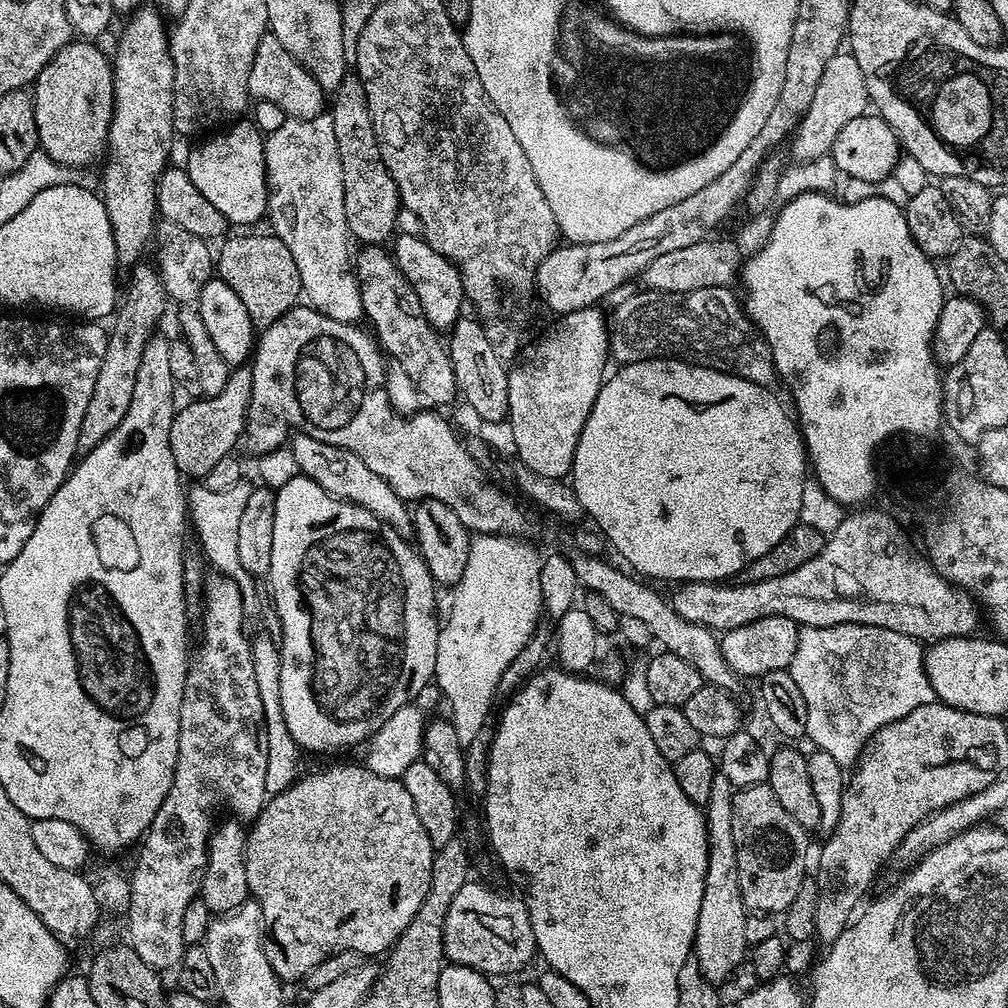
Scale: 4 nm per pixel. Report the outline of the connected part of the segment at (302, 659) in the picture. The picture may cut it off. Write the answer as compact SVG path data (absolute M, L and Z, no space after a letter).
M297 474L290 478L286 486L275 489L275 501L273 550L266 580L272 583L272 600L276 603L276 616L280 619L278 645L281 658L281 708L286 729L305 753L336 752L339 748L363 745L384 725L386 718L392 717L397 710L402 710L402 706L413 703L417 699L415 696L427 684L433 683L441 629L438 620L436 624L437 585L419 551L405 537L383 524L374 514L370 514L370 510L326 494L326 490L322 490L322 486L318 486L318 482L310 477Z

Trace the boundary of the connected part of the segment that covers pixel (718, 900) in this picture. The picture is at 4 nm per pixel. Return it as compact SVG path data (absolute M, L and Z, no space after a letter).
M717 774L704 812L708 831L706 854L706 886L702 890L702 910L698 910L698 926L694 959L710 983L720 986L731 981L732 972L745 963L750 946L746 942L746 918L750 914L742 902L742 886L738 886L738 850L734 846L734 789L725 776Z

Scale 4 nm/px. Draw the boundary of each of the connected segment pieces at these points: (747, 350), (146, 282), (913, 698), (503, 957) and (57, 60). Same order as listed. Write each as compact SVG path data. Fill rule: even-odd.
M731 287L689 292L639 291L626 297L610 316L608 350L617 365L649 358L683 358L703 368L730 372L755 384L772 386L777 383L768 343L758 334L756 325Z
M141 262L131 269L132 277L128 280L128 290L123 291L122 299L114 313L114 319L108 332L106 354L102 358L102 370L98 370L98 378L94 381L94 394L90 394L90 402L86 406L86 415L82 418L82 426L78 434L78 449L87 453L116 429L118 422L126 418L126 410L130 410L130 398L134 398L134 382L138 378L138 366L142 366L142 350L146 350L146 342L153 336L156 323L164 316L164 307L170 304L170 297L164 290L164 280L159 271L147 262Z
M843 624L842 626L830 626L829 628L800 628L800 636L796 639L796 649L794 658L790 665L790 671L794 682L798 682L798 690L802 690L802 698L806 698L806 736L812 739L817 749L834 758L841 766L855 765L860 759L860 753L863 752L865 744L871 740L874 733L879 728L910 714L923 704L931 704L936 700L934 690L928 681L928 675L924 673L924 652L917 641L911 640L906 634L898 634L894 630L882 630L878 626L862 626L861 624Z
M469 882L458 890L444 927L444 959L483 972L489 978L512 976L537 955L534 926L530 926L528 907L519 895L507 896L484 884Z
M70 42L36 76L30 88L36 123L36 139L39 147L54 163L64 165L67 169L76 170L92 164L96 156L103 157L108 147L108 131L114 110L114 78L112 62L92 42Z

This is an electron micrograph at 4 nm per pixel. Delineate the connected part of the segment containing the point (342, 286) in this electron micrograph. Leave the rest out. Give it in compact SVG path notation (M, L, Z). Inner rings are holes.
M323 112L306 120L287 117L282 122L267 133L264 142L268 223L273 234L284 242L294 257L305 301L316 312L334 321L357 323L365 315L352 250L349 250L342 162L332 115Z

